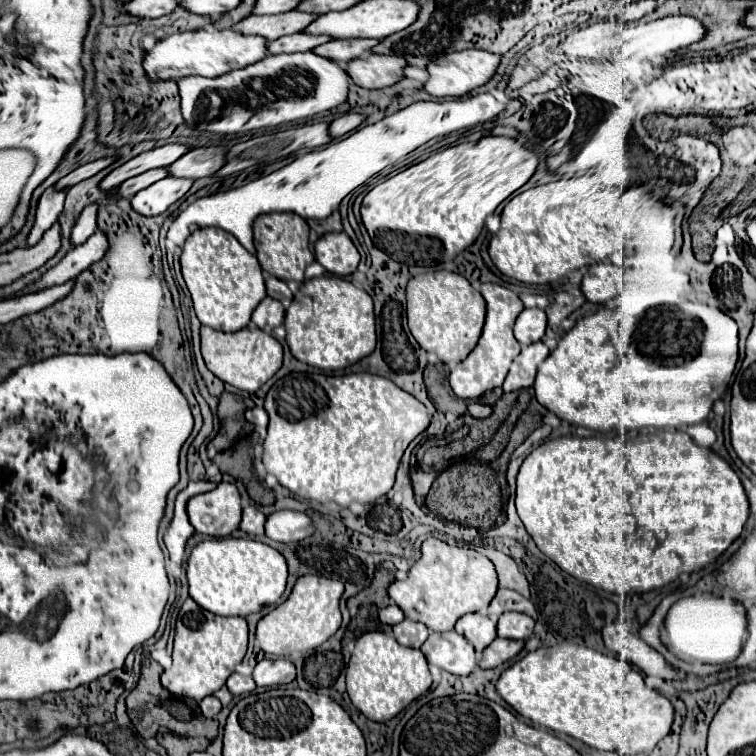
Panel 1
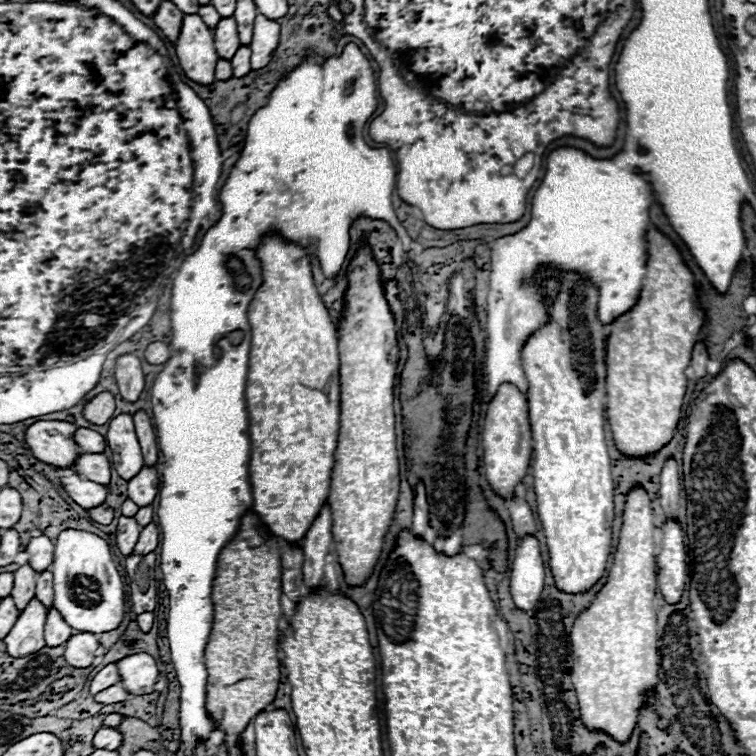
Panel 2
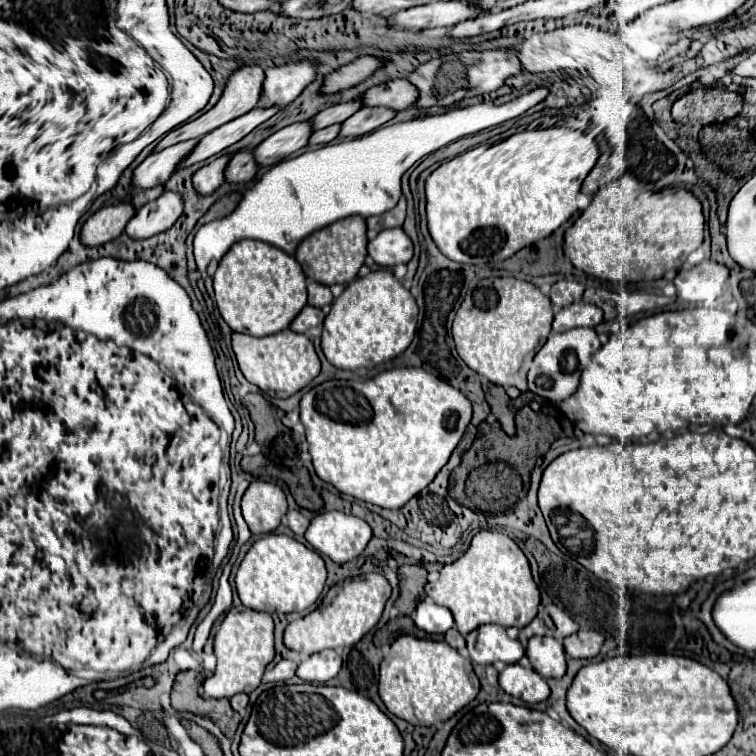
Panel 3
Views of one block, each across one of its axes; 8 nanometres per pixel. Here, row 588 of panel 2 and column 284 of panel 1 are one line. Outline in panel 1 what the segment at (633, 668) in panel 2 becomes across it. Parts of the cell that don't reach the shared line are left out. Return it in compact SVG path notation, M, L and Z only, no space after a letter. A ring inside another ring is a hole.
M300 576L290 596L258 622L256 640L260 642L260 648L266 654L288 656L292 652L306 652L324 644L340 628L342 592L344 592L342 582L336 582L324 576Z

